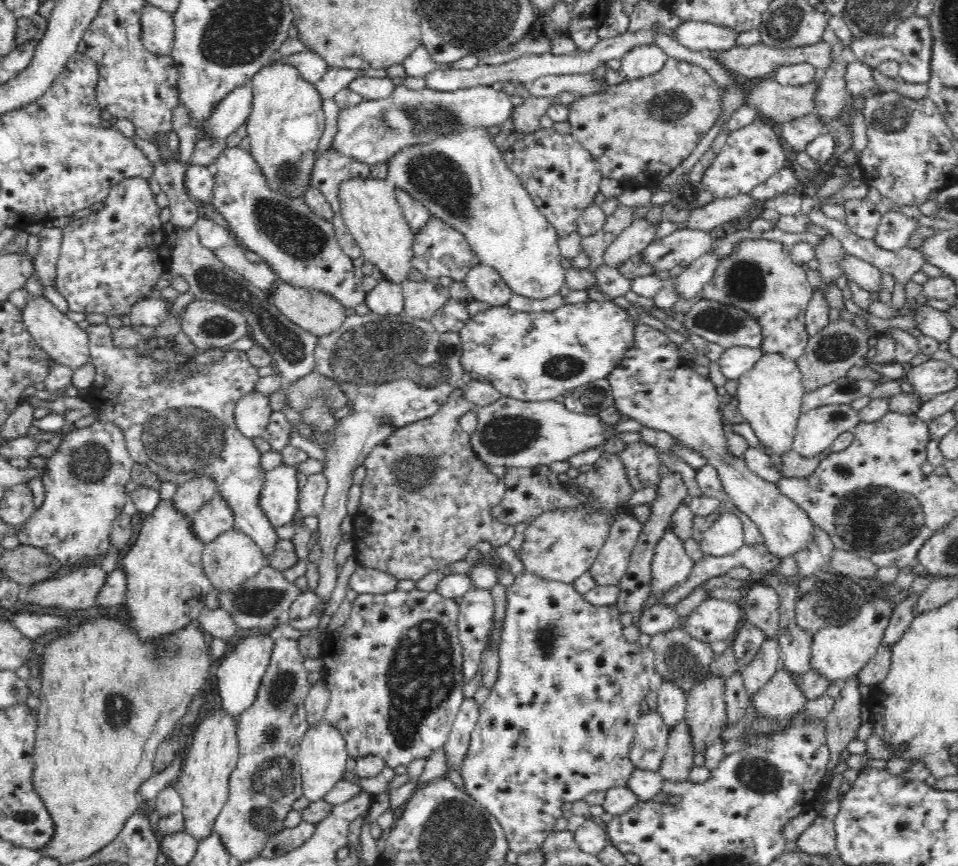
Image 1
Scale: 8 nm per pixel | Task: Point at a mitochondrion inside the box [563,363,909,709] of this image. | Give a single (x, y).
(679, 661)

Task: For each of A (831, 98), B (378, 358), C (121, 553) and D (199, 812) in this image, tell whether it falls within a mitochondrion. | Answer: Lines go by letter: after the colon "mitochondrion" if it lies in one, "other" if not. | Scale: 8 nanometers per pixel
A: other
B: mitochondrion
C: other
D: other

